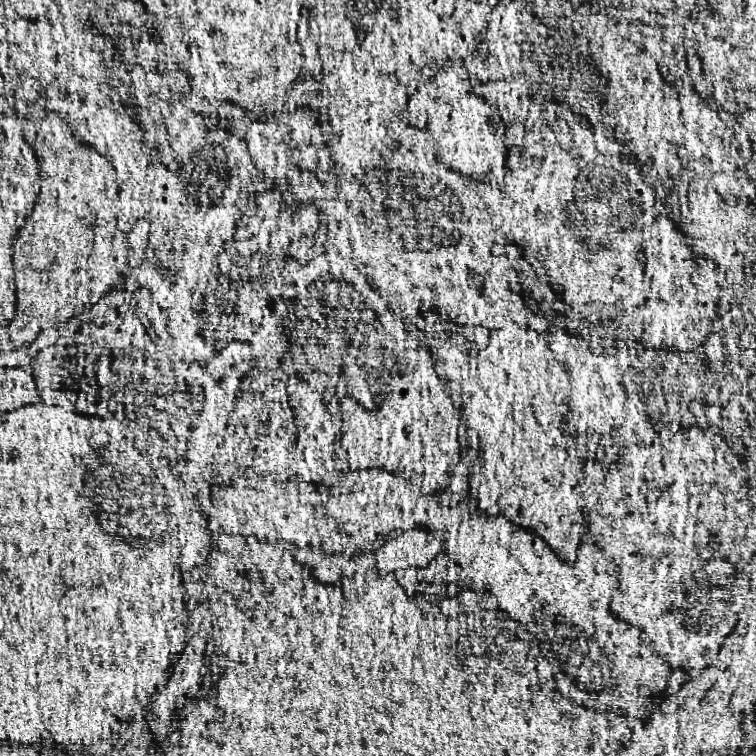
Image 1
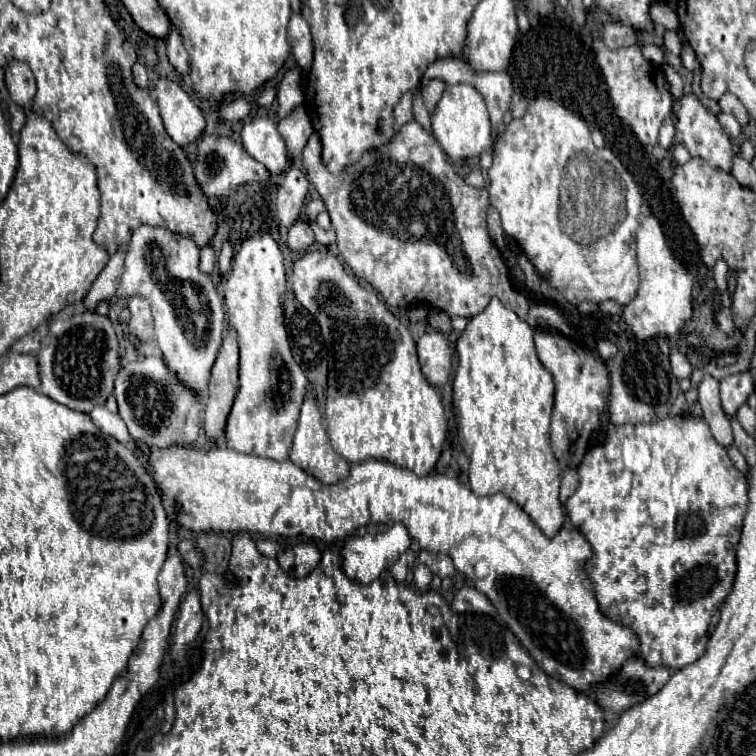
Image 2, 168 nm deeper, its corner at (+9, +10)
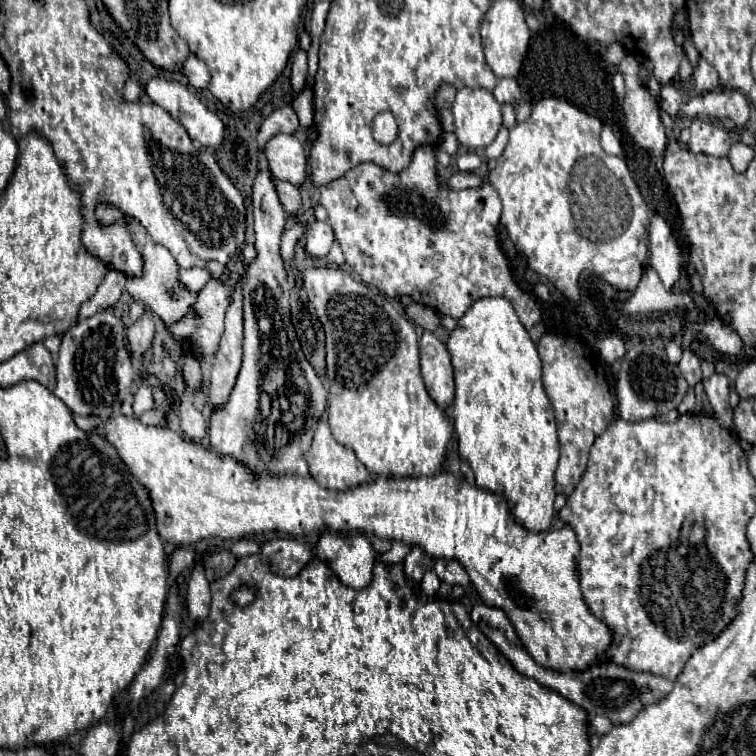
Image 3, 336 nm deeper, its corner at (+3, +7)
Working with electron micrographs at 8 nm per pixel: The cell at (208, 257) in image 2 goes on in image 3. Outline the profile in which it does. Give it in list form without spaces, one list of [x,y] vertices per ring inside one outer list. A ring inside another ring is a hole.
[[[189,268],[189,270],[179,270],[179,276],[181,276],[181,282],[193,290],[193,292],[199,292],[209,280],[211,280],[211,272],[207,268]]]

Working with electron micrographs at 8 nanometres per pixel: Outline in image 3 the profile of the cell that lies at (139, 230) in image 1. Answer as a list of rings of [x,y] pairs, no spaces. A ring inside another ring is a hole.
[[[109,270],[105,280],[99,284],[95,296],[89,298],[85,304],[81,304],[79,320],[87,318],[87,316],[95,316],[99,310],[111,308],[121,298],[121,294],[125,290],[125,282],[127,282],[127,276],[123,272]]]

